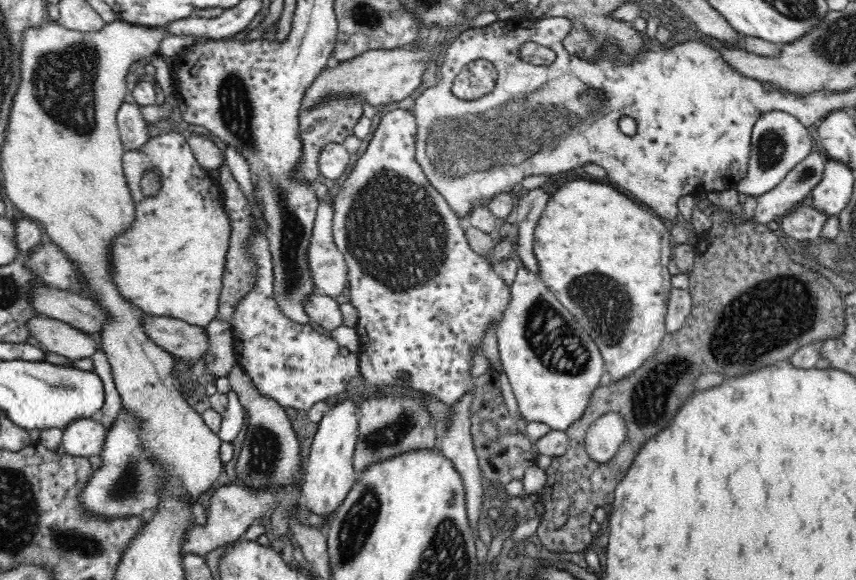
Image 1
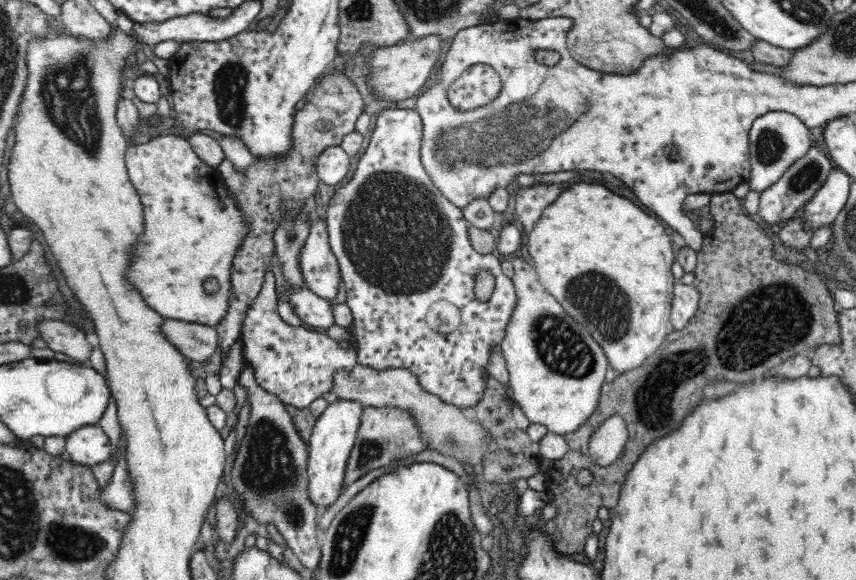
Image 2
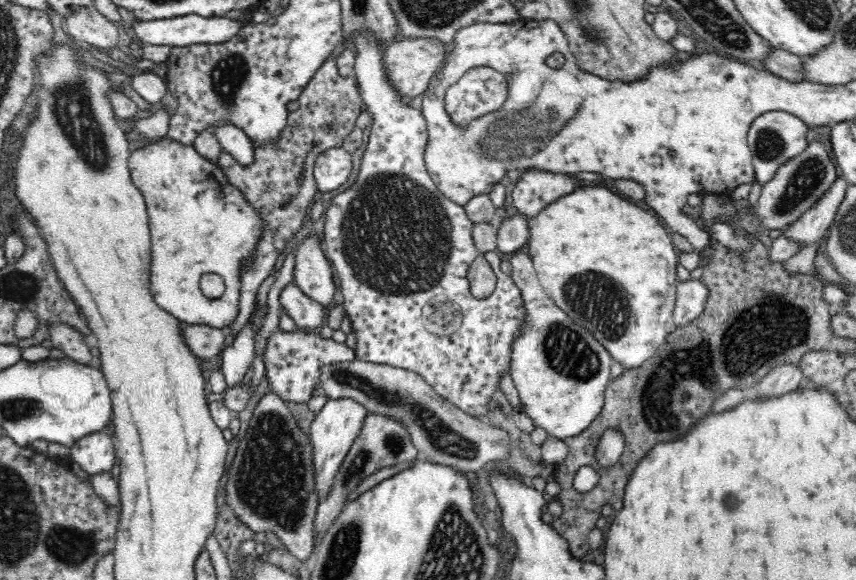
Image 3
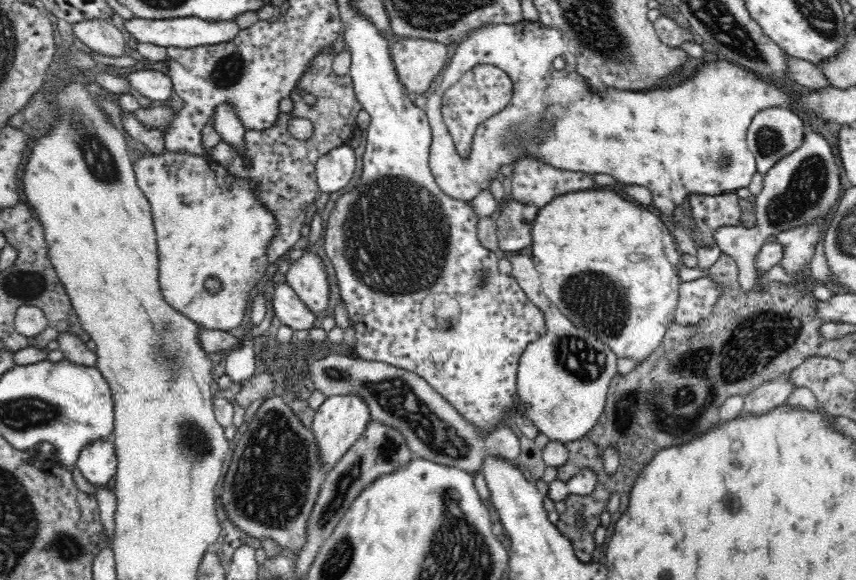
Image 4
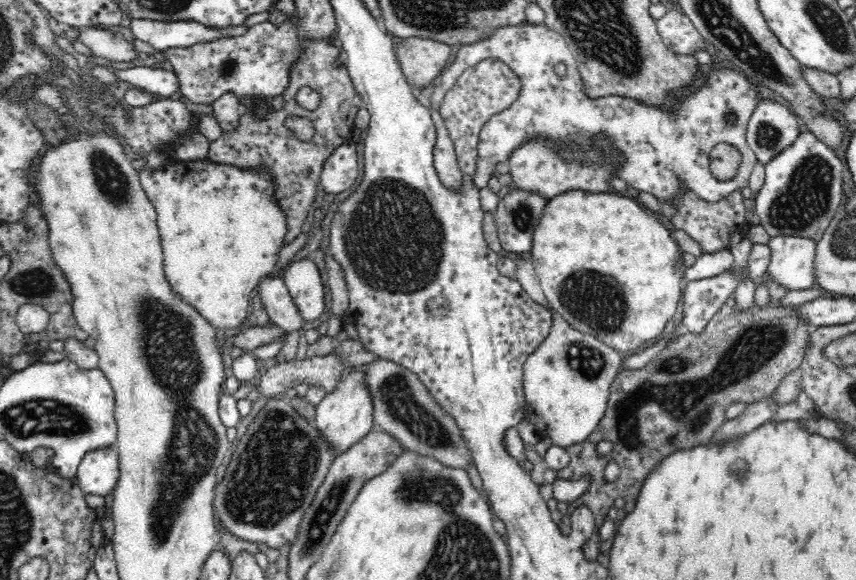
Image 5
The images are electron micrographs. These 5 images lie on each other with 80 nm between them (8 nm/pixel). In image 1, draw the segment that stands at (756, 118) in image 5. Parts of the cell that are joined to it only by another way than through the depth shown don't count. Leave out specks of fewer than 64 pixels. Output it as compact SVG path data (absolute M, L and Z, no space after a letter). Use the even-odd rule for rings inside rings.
M771 110L754 123L750 145L748 172L735 189L739 193L758 198L776 188L782 179L812 152L812 137L806 127L791 114Z

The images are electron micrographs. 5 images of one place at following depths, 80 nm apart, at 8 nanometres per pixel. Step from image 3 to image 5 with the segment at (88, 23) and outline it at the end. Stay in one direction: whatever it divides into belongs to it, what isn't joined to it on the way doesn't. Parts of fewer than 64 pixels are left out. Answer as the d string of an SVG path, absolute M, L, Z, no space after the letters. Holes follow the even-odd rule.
M105 25L82 26L79 40L83 42L95 56L102 56L114 62L130 62L134 60L137 51L133 43L124 39L122 33L114 32Z

